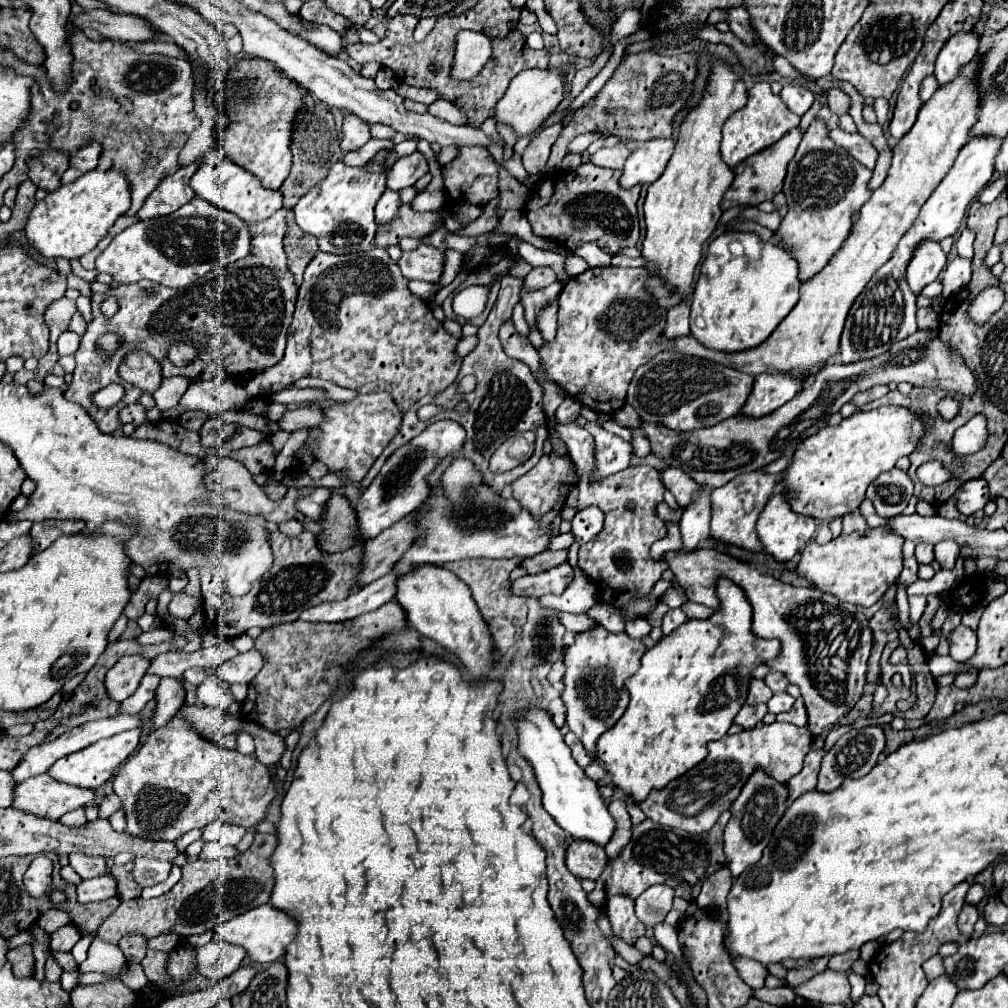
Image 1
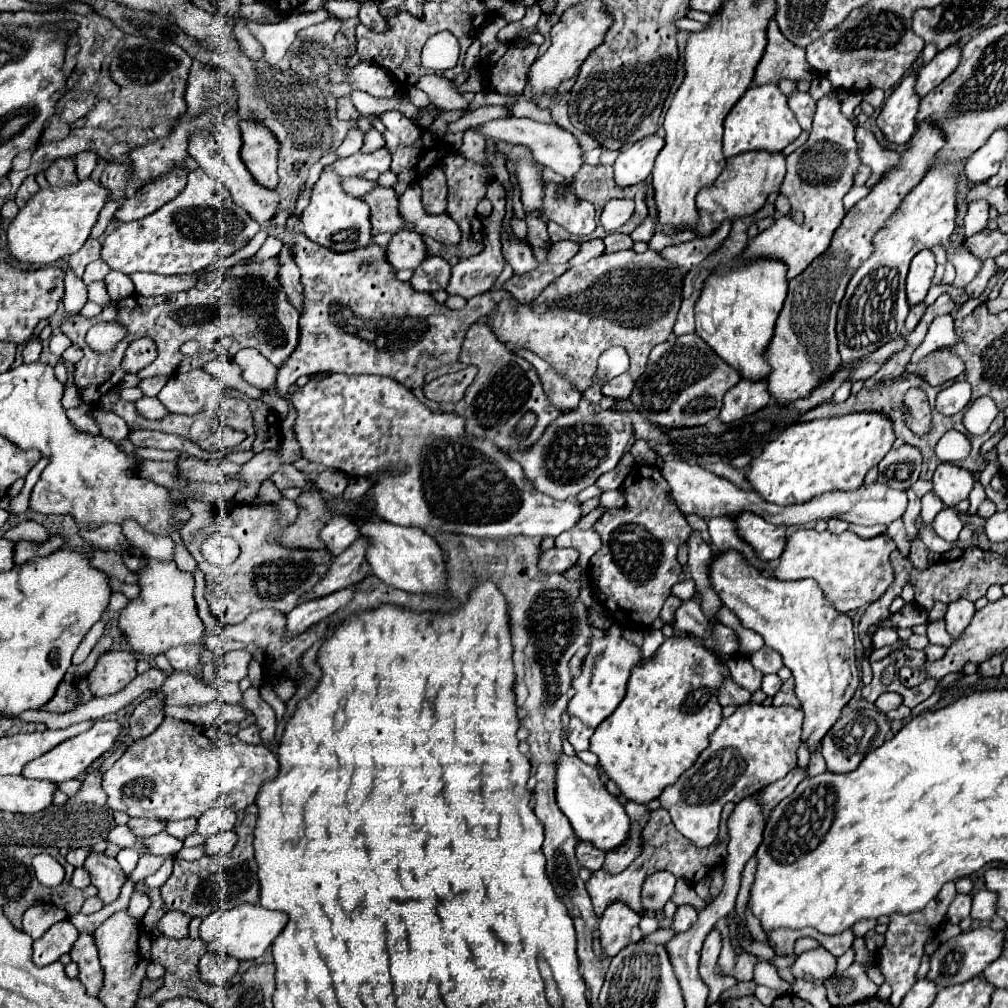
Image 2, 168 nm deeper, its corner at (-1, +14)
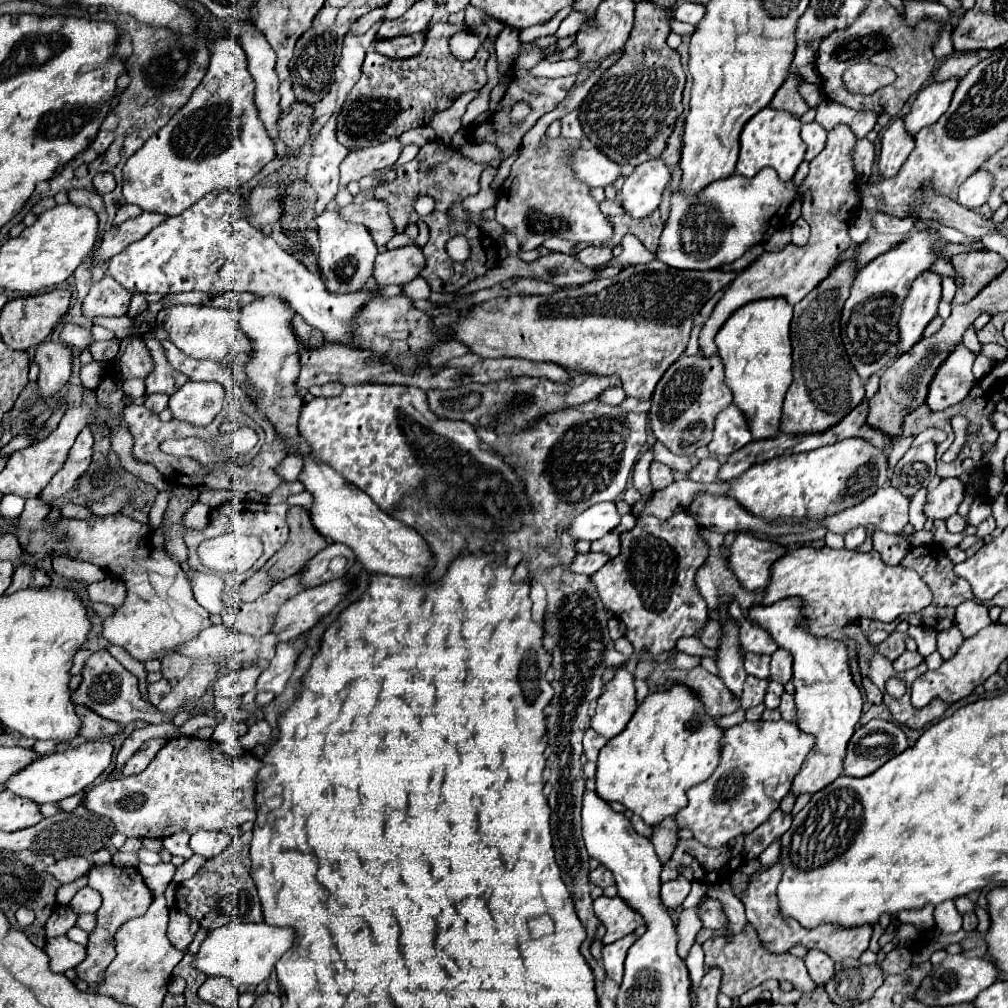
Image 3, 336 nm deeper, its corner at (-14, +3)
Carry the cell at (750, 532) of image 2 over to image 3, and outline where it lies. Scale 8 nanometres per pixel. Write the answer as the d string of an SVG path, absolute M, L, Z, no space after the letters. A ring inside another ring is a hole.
M738 533L726 559L738 583L748 591L756 591L766 587L768 567L772 567L772 559L778 559L782 553L784 547L776 543L760 541L752 537L752 533Z

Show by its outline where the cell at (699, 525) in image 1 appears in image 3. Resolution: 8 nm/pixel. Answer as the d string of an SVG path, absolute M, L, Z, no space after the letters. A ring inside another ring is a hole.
M728 621L726 625L722 625L724 629L724 637L722 643L718 647L718 667L720 667L720 679L724 681L724 685L732 691L734 697L742 695L742 685L746 679L746 671L742 667L742 647L738 645L738 627Z

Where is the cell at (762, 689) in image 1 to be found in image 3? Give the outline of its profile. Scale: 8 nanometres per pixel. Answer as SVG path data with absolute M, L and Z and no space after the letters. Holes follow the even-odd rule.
M746 677L744 683L744 693L740 697L742 709L750 709L756 707L758 703L762 703L764 695L766 695L766 687L768 687L768 679L756 679L756 677Z

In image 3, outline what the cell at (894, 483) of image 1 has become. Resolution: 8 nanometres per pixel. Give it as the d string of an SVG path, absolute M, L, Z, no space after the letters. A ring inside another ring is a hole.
M928 441L928 443L920 445L920 447L910 447L906 451L906 455L896 463L890 483L898 491L902 491L906 497L912 497L918 489L928 485L928 475L930 475L930 479L936 475L936 443L934 441Z

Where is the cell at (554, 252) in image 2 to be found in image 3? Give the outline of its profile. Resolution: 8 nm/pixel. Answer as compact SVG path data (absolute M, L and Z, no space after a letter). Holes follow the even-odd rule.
M590 245L586 249L582 249L576 259L588 267L596 267L602 263L608 263L612 259L612 249L608 245Z

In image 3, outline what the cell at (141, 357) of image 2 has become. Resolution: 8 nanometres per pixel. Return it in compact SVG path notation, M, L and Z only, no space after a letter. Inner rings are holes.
M142 337L122 339L114 369L116 369L116 375L120 375L122 379L132 379L132 377L144 379L154 369Z

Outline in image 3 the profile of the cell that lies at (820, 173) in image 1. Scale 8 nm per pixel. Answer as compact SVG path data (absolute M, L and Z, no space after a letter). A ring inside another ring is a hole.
M836 127L828 133L828 143L824 151L810 163L810 173L804 185L800 187L802 217L806 219L806 223L810 223L812 229L808 245L806 247L788 245L778 253L762 253L750 267L746 267L736 275L736 279L724 291L724 297L716 303L712 315L708 317L708 321L700 331L700 351L698 351L700 355L712 357L718 353L714 337L736 309L740 309L750 301L772 297L784 297L788 303L796 305L822 279L828 277L832 263L836 263L836 255L840 255L840 251L846 251L852 245L848 237L850 229L848 221L852 221L860 209L860 193L856 191L856 173L850 159L854 143L856 137L852 137L852 131L848 131L848 127Z

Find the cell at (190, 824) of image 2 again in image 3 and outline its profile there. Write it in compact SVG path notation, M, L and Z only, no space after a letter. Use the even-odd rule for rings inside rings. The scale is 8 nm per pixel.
M174 833L172 837L162 839L162 843L164 843L164 847L166 847L172 855L190 859L190 857L192 857L192 851L190 851L190 847L188 847L188 839L190 839L190 833Z

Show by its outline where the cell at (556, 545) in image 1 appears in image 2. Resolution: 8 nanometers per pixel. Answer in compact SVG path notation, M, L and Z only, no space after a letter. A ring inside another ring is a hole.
M595 508L595 510L591 510L589 514L585 514L585 516L581 516L581 520L575 524L575 528L581 528L581 530L589 530L591 526L593 526L593 522L603 514L605 510L603 508Z

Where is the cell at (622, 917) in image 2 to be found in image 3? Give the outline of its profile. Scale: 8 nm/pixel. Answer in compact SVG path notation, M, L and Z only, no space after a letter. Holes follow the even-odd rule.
M626 935L624 939L608 945L602 949L602 965L604 965L604 971L606 975L616 983L620 985L622 983L622 973L624 973L624 959L626 959L626 951L628 947L636 941L636 935Z

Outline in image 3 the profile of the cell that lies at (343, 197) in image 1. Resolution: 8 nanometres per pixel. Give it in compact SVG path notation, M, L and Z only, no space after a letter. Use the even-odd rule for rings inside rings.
M326 209L322 215L318 215L316 223L318 223L318 237L320 237L318 267L326 289L330 293L360 291L366 285L366 281L372 277L372 261L378 255L378 249L372 243L368 229L356 223L344 223L336 209Z

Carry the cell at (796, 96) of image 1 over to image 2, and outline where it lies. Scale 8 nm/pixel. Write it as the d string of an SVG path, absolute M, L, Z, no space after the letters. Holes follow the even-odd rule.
M797 88L787 98L789 98L789 108L795 112L795 118L801 124L801 128L811 130L811 120L815 114L815 100L807 92L801 92Z

